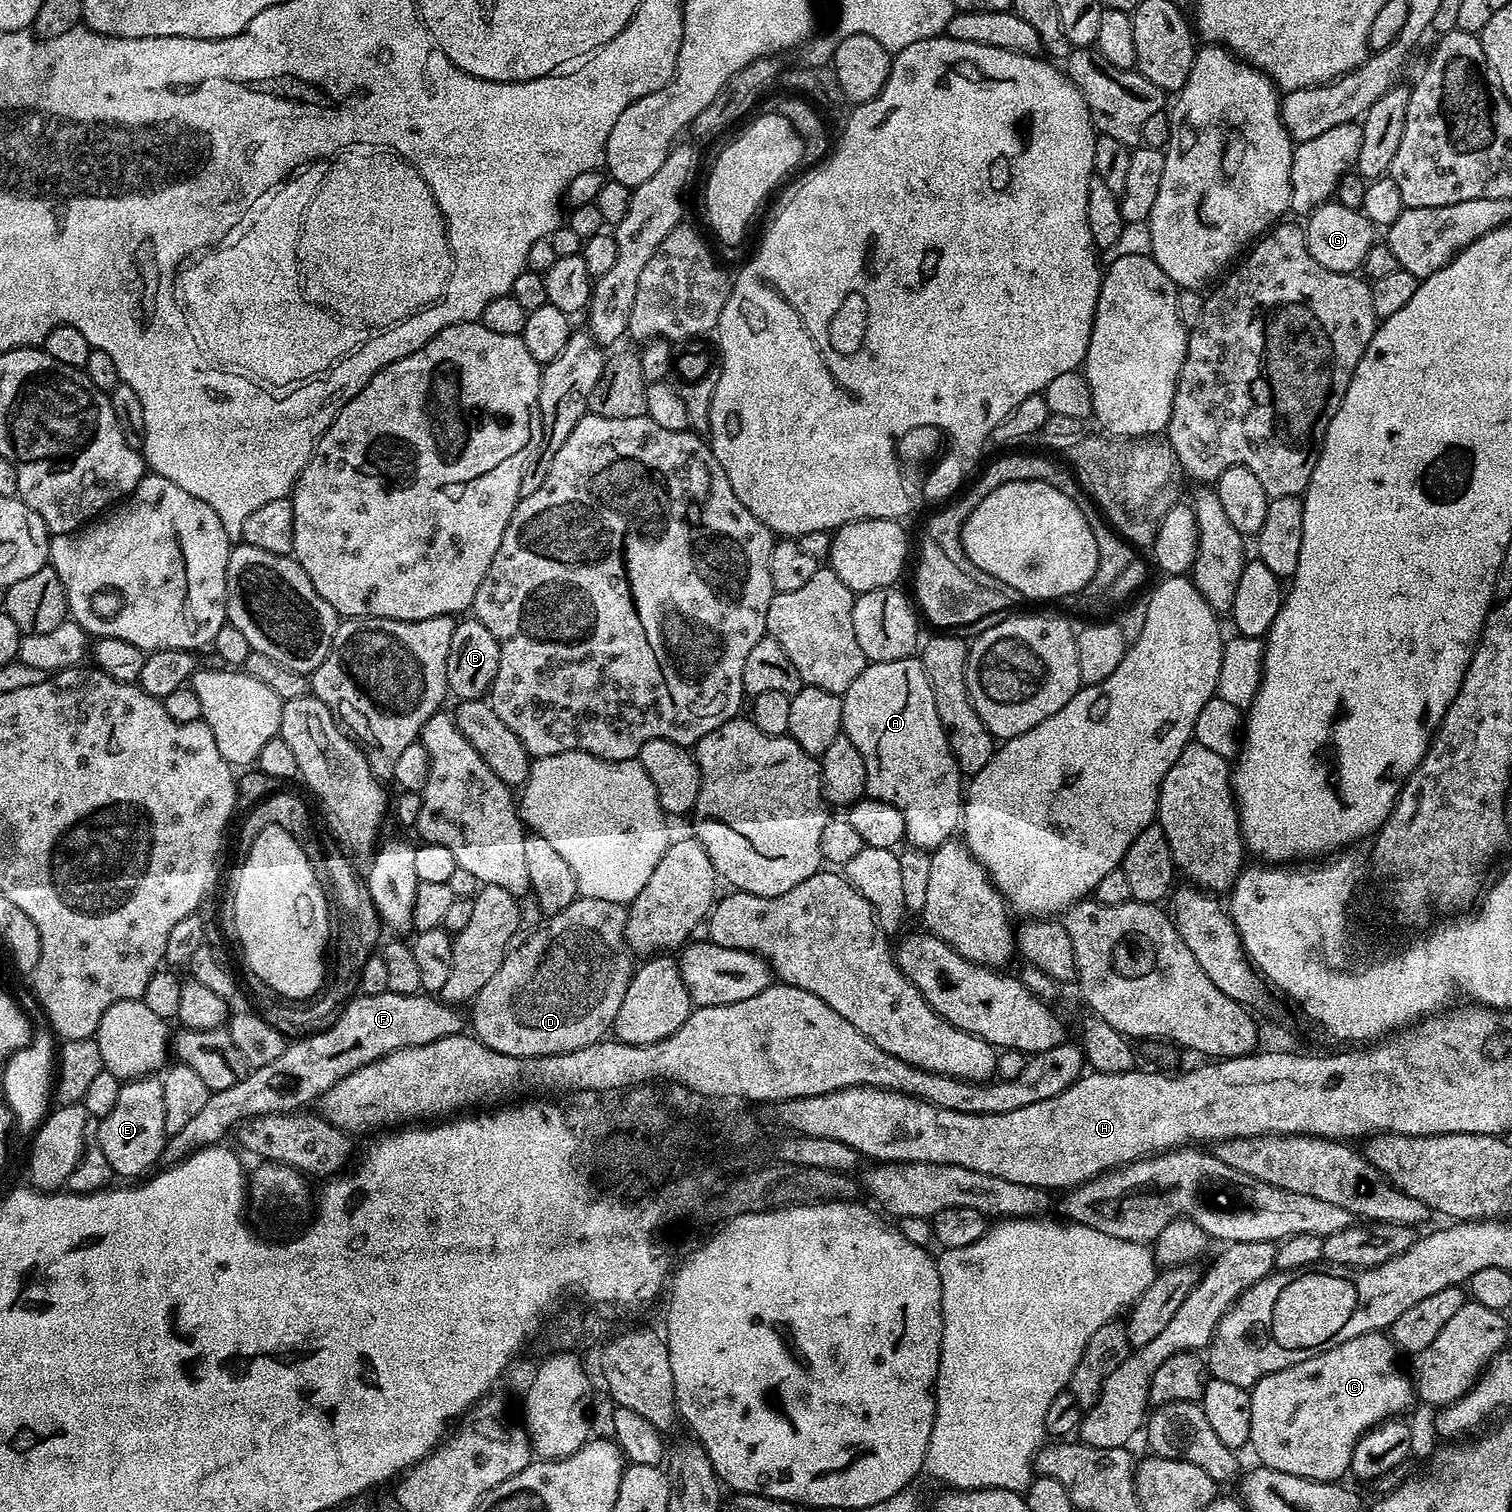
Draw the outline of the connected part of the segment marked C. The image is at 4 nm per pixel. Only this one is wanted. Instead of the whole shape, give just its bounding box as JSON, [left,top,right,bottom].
[1248,1331,1414,1481]

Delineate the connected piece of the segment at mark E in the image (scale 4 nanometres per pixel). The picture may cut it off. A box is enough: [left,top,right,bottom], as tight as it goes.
[94,1074,170,1177]

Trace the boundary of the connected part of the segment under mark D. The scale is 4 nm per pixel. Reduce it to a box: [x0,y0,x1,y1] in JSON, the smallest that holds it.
[470,896,634,1060]

